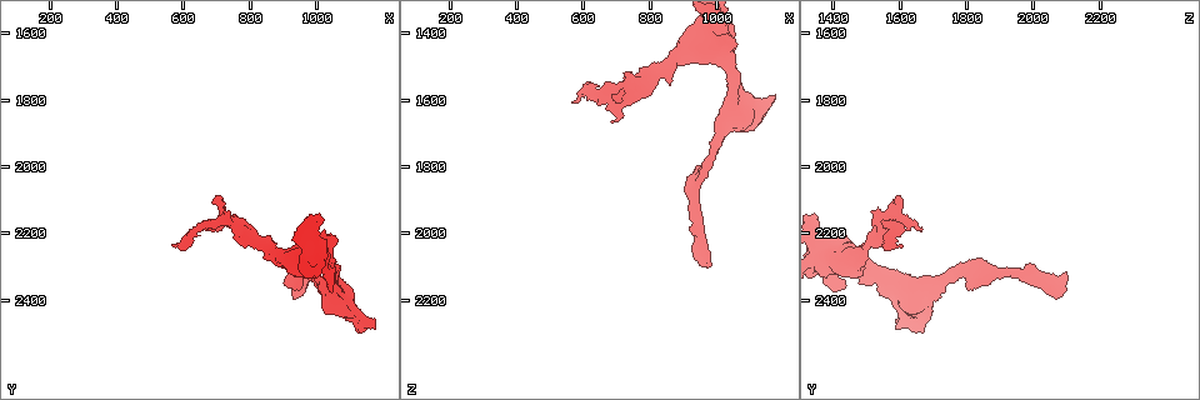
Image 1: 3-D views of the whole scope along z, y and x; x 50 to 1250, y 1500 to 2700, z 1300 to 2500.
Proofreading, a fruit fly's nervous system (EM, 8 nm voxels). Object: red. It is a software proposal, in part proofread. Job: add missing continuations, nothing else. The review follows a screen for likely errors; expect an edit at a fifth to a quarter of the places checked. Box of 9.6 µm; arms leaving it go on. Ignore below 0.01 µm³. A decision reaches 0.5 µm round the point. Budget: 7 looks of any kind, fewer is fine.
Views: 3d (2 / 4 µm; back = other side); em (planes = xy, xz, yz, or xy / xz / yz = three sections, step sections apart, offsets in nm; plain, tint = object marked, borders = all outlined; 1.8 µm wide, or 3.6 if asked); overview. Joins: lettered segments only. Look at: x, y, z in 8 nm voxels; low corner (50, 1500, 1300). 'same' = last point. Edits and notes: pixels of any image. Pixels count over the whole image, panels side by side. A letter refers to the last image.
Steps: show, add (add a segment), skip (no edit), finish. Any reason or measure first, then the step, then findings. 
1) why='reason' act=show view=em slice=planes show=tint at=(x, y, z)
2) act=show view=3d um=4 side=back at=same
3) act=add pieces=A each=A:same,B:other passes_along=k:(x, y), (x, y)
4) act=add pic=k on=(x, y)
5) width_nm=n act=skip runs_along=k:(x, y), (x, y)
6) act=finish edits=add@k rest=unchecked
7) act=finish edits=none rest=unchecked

why='thick turns thin' act=show view=em slice=yz step=4 show=tint at=(640, 2190, 1580)

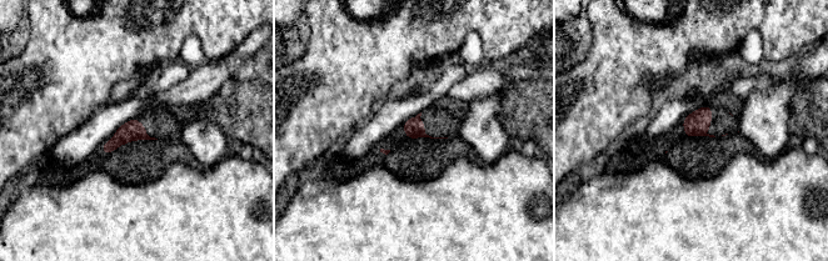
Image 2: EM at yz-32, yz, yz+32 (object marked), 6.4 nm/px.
act=show view=em slice=planes show=borders at=same

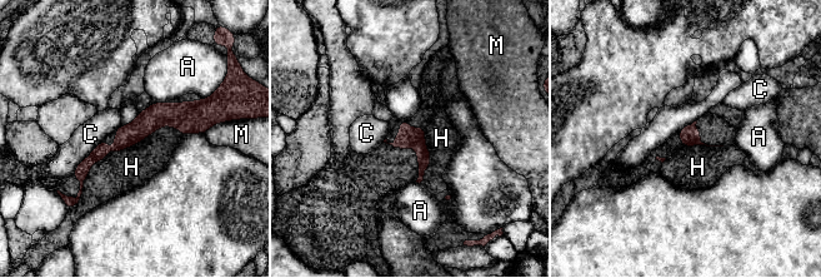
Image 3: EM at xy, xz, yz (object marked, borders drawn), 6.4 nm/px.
act=add pic=3 on=(131, 167) each=A:other,C:other,H:same,M:other passes_along=3:(180, 115), (148, 135), (131, 167) found='the neuron continues'

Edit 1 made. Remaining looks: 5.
why='branch stops here' act=show view=3d um=4 at=(1020, 2390, 1730)

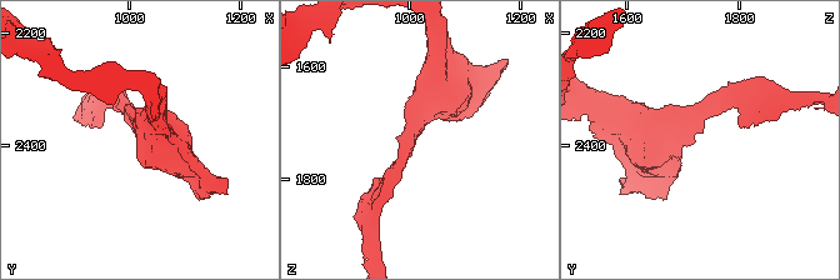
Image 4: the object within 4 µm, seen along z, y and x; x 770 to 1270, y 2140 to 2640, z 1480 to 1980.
act=show view=em slice=xy step=4 show=borders at=(1025, 2390, 1720)

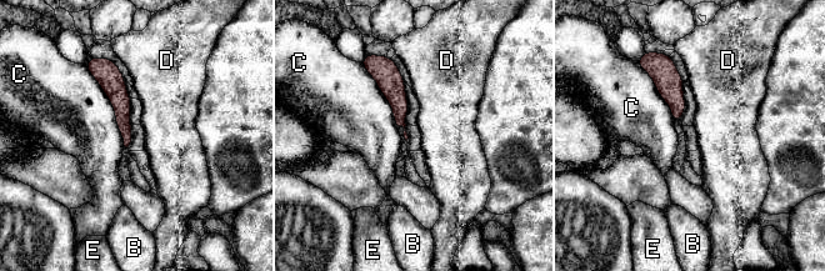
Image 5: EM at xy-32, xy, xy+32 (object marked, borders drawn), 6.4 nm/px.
act=skip each=B:other,C:other,D:other,E:other runs_along=5:(111, 65), (126, 141) found='no lettered segment goes on from it'

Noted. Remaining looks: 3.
why='an open end' act=show view=em um=3.6 slice=planes show=tint at=(1040, 2360, 1440)

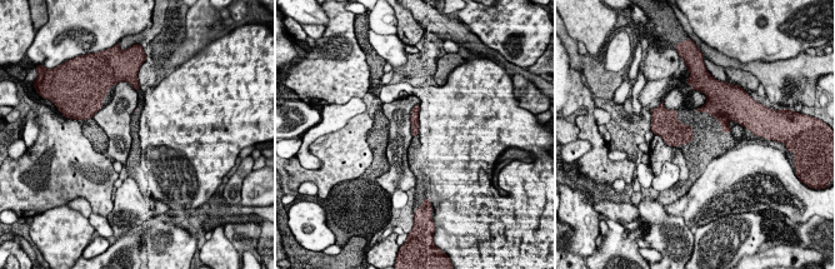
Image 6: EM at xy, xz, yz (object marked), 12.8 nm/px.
act=show view=em um=3.6 slice=planes show=borders at=same

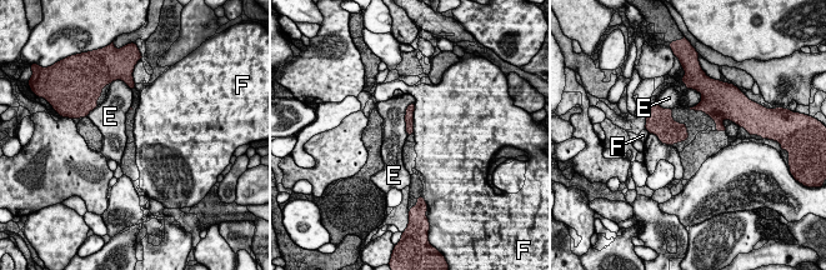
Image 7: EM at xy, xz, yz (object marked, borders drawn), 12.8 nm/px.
act=skip each=E:other,F:other found='none of them fits'

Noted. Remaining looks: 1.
act=finish edits=add@3 rest=unchecked

